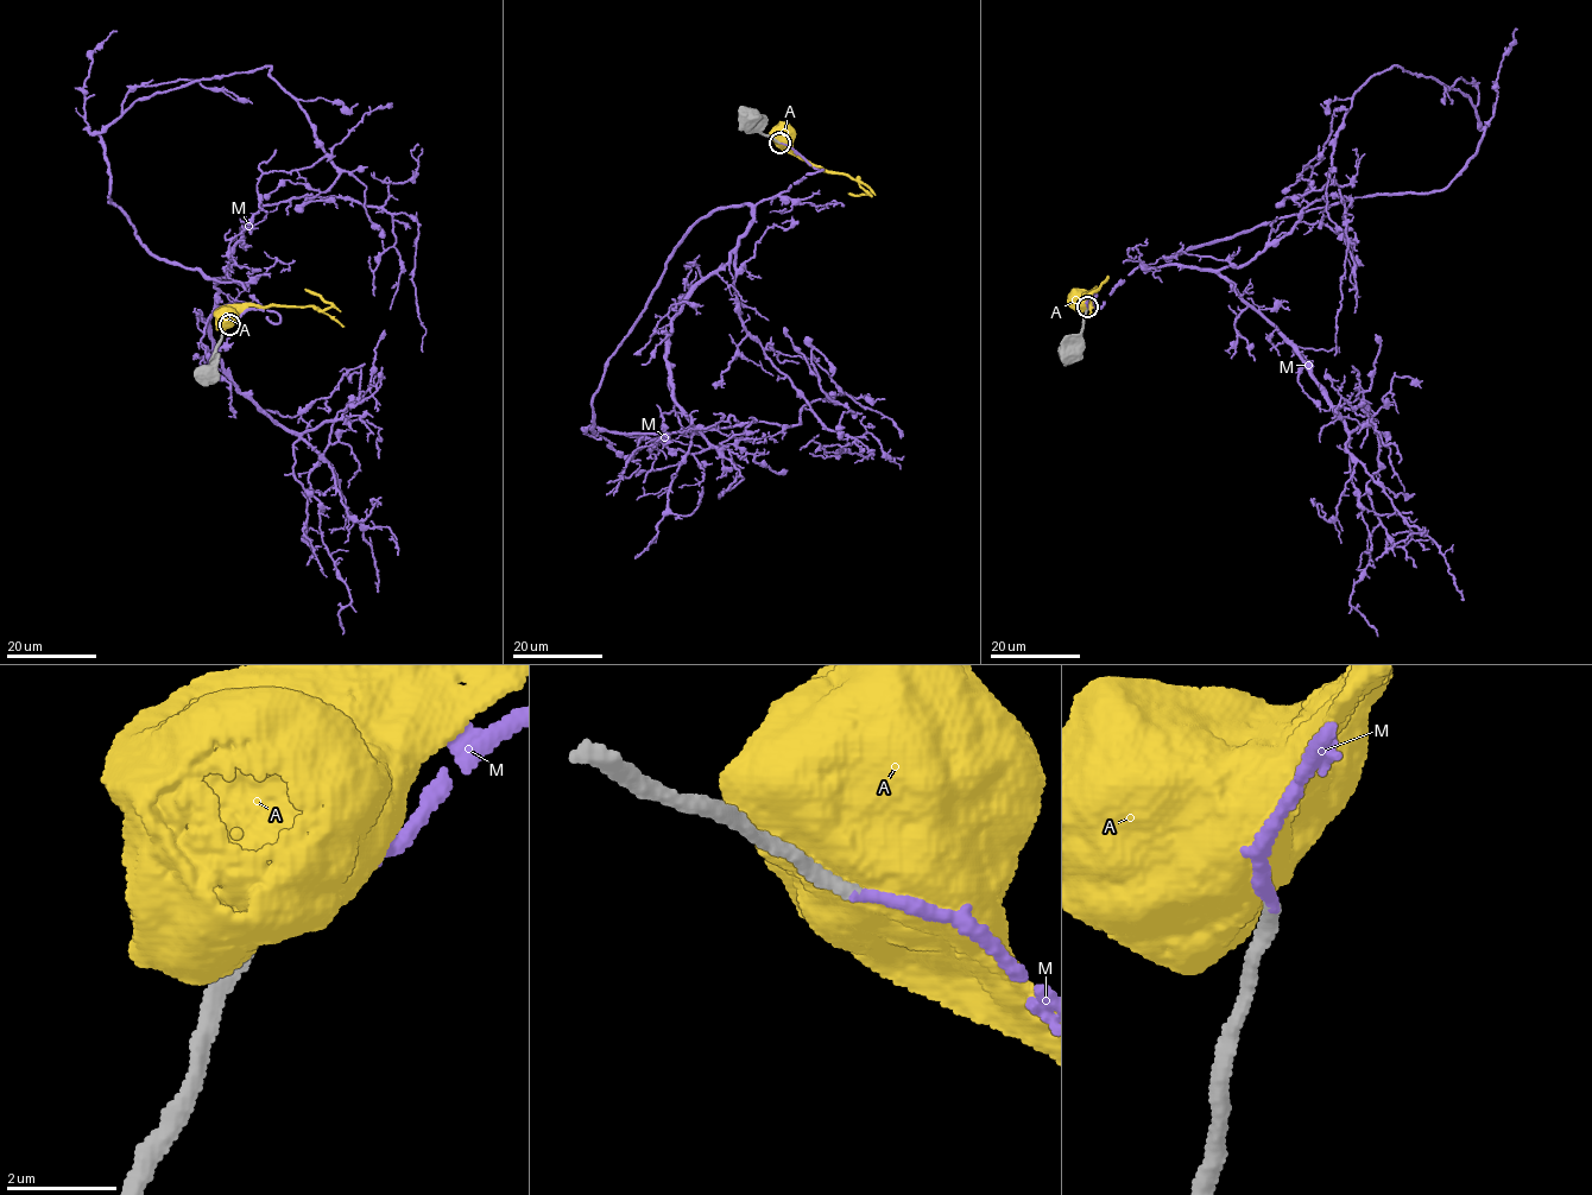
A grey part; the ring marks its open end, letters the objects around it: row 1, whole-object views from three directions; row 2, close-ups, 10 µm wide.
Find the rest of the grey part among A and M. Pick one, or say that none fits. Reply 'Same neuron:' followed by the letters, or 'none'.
Same neuron: M

